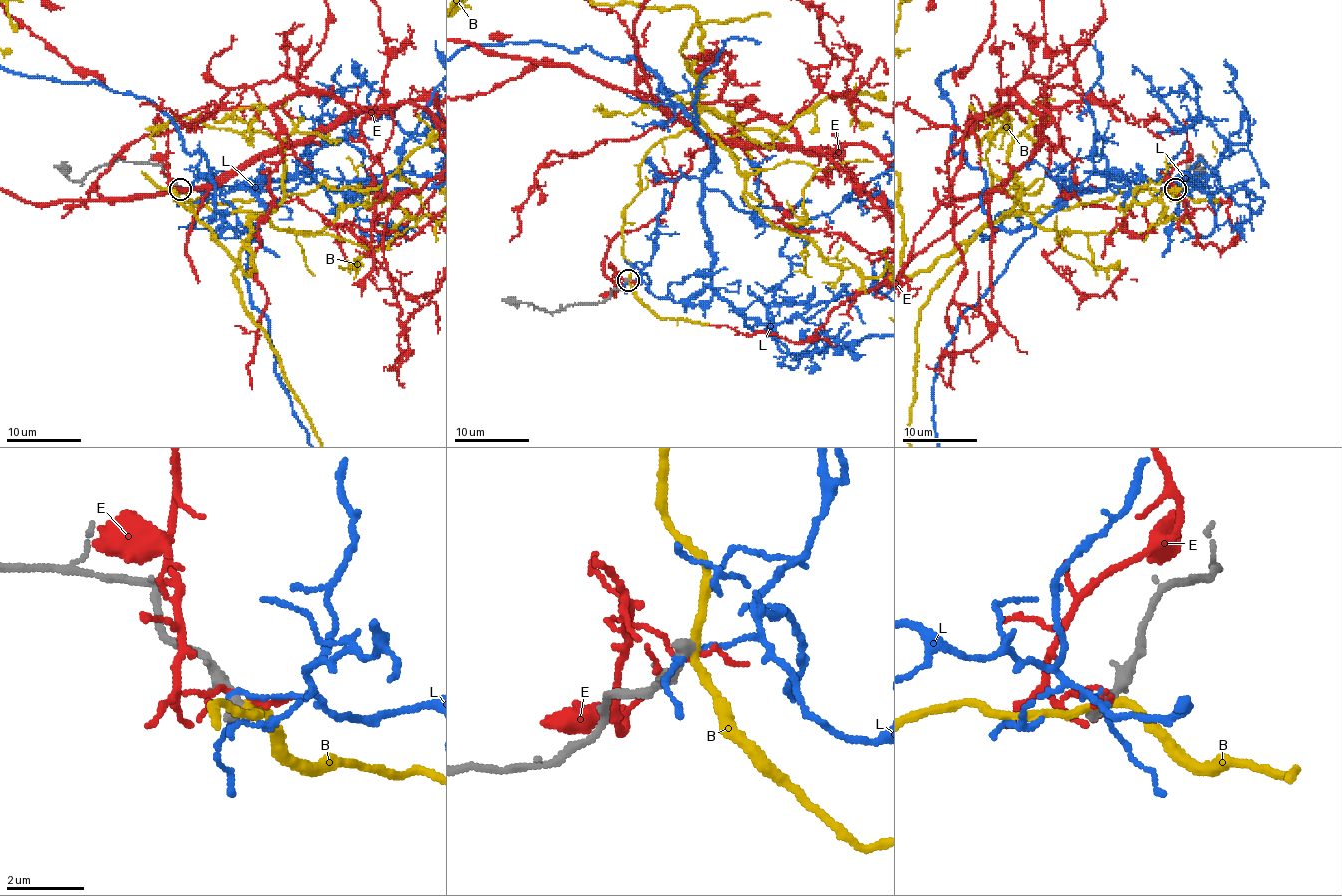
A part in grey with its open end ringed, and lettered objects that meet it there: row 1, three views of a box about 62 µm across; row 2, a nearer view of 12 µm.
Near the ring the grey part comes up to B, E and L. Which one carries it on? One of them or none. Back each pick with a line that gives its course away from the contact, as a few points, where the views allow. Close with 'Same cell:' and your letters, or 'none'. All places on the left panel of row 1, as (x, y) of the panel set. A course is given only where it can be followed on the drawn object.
Same cell: none

